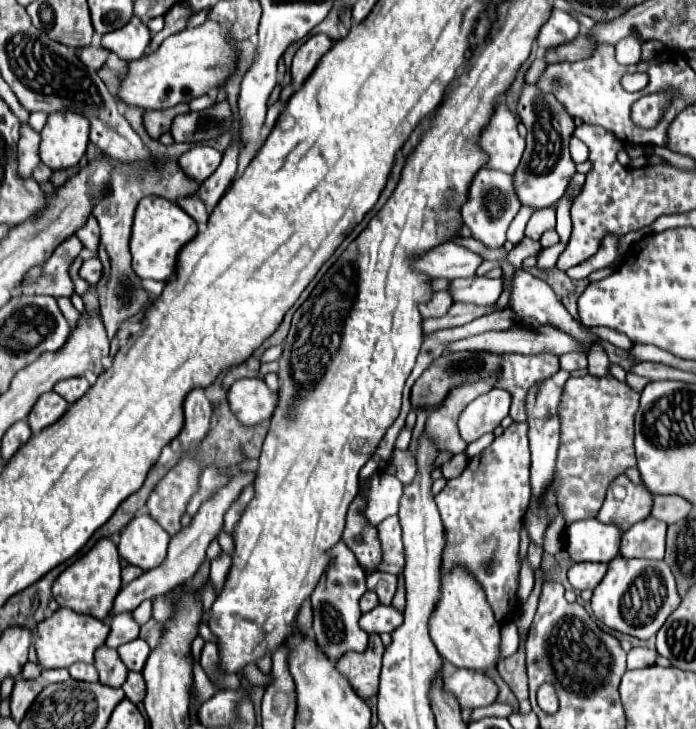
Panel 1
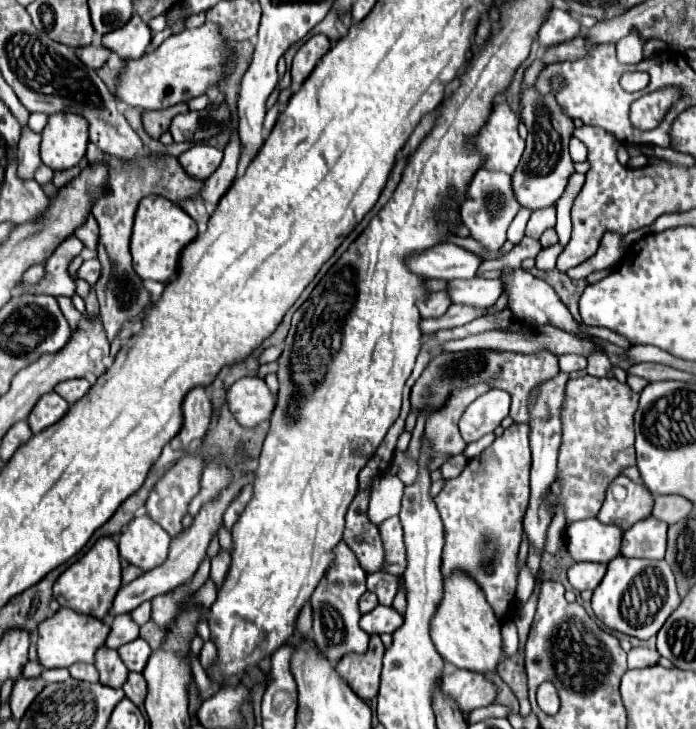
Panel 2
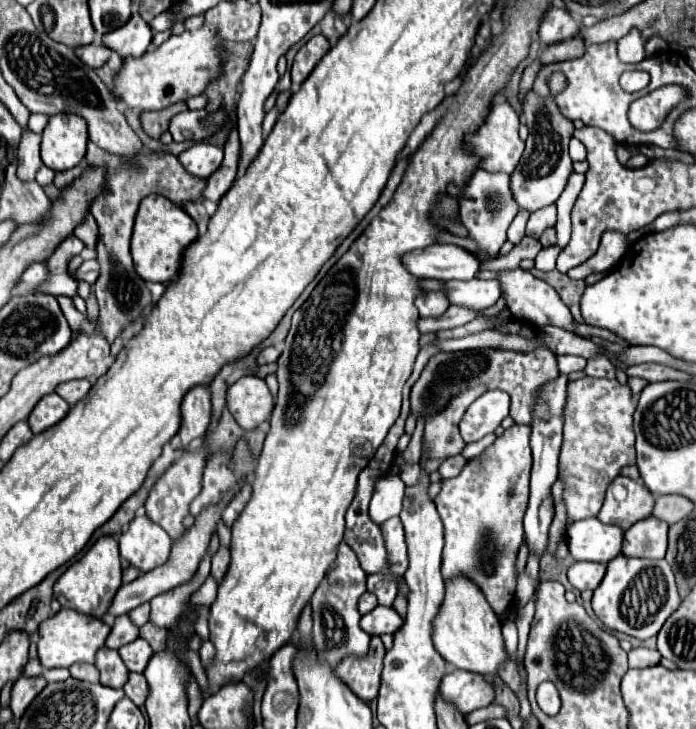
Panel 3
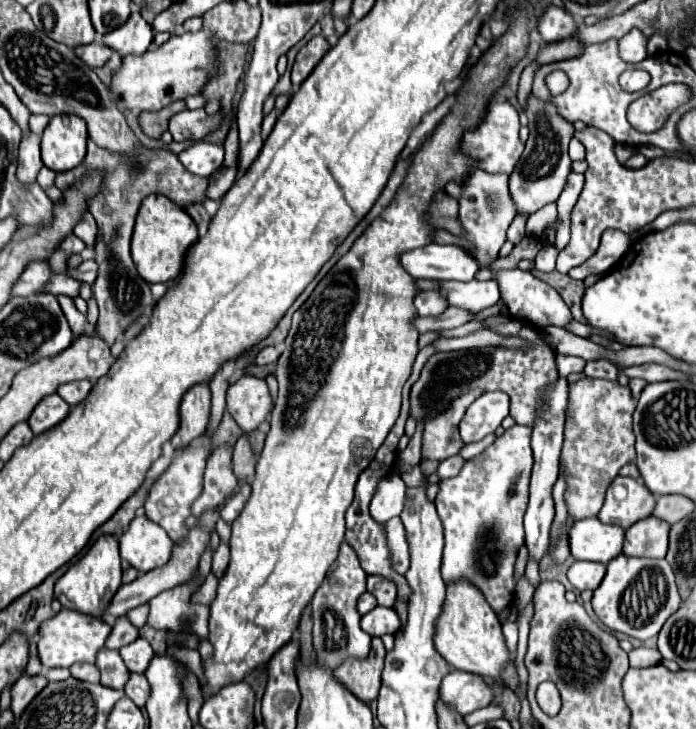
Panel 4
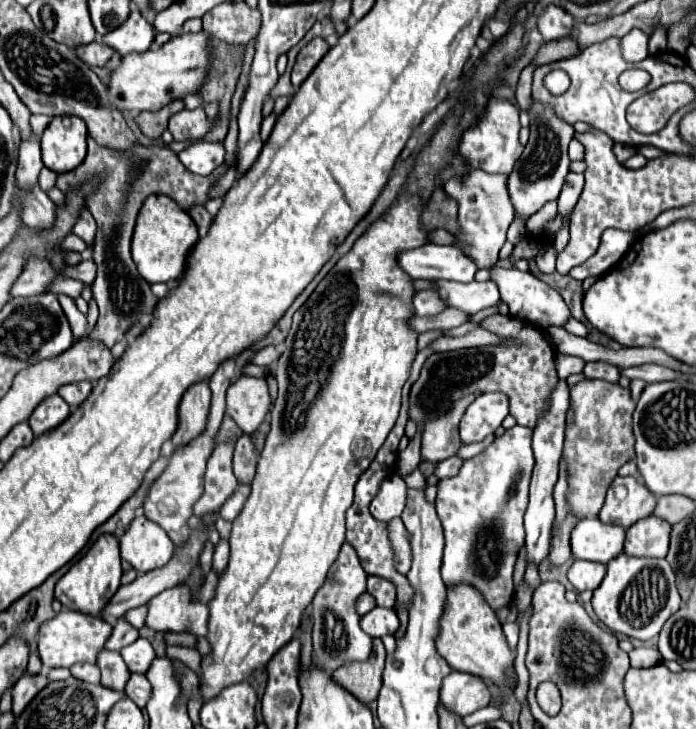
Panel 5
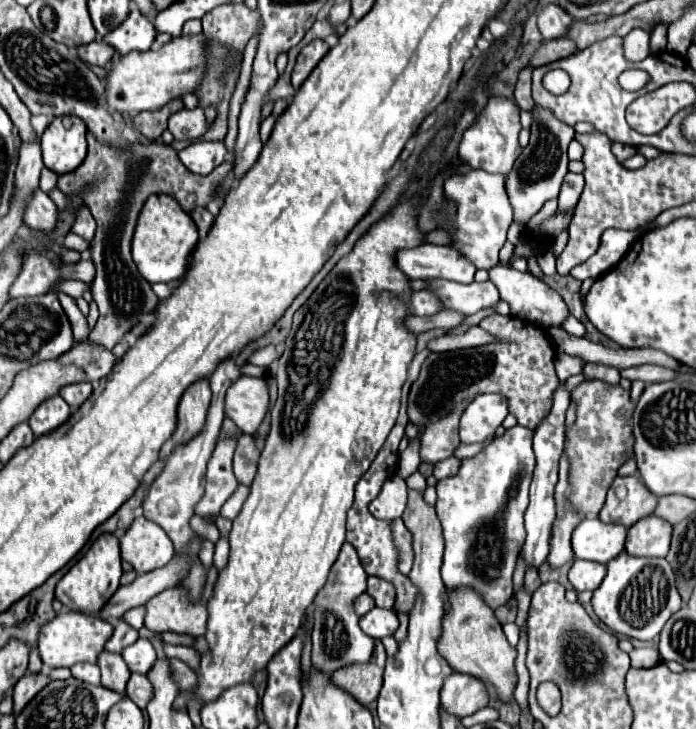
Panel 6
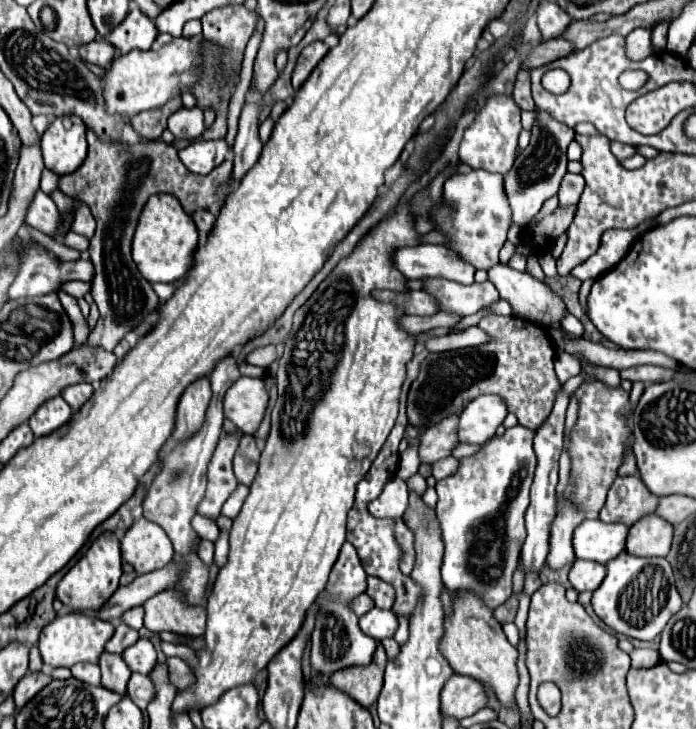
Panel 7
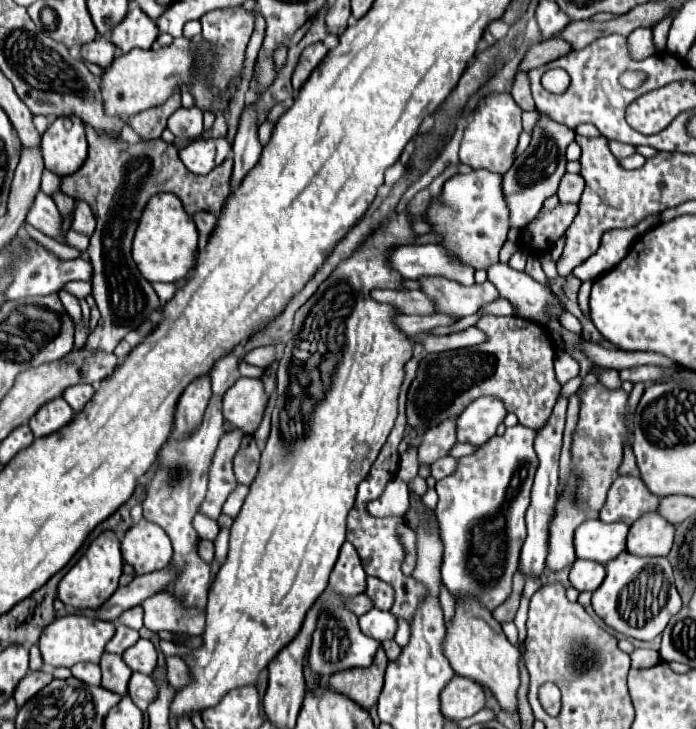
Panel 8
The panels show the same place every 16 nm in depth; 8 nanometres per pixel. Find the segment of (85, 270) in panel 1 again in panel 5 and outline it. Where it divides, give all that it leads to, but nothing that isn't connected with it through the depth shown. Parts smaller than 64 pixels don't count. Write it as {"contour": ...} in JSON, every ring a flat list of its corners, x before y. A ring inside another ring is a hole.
{"contour":[[86,260,86,262,80,262,78,266,68,266,64,268,64,274,68,278,74,278,74,280,80,280,80,282,86,282,86,284,92,284,94,278,96,278,96,264,92,260]]}

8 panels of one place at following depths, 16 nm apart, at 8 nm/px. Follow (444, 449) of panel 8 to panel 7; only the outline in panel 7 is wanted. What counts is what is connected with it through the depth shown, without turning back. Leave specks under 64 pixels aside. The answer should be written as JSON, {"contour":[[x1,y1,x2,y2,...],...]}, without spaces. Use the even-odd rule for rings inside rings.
{"contour":[[460,412,426,428,420,440,422,462,434,464,452,454,452,450,458,446,458,418,460,418]]}

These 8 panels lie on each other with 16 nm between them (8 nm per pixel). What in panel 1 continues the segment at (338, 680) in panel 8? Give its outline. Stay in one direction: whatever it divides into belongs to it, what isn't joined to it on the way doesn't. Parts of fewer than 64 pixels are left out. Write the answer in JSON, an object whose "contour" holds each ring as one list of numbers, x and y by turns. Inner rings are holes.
{"contour":[[378,634,368,636,368,648,364,652,346,652,340,656,336,662,336,668,340,674,344,674,356,694,360,698,370,698,376,696,378,688,378,676,382,668,382,654,384,654,384,644]]}

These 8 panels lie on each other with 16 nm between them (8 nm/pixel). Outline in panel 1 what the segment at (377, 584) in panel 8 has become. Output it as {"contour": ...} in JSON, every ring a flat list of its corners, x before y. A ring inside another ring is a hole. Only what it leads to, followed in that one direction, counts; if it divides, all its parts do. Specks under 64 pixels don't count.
{"contour":[[374,572,372,576,368,576,368,590,376,592,382,604,390,604,392,596,396,592,396,576,384,574,384,572]]}

